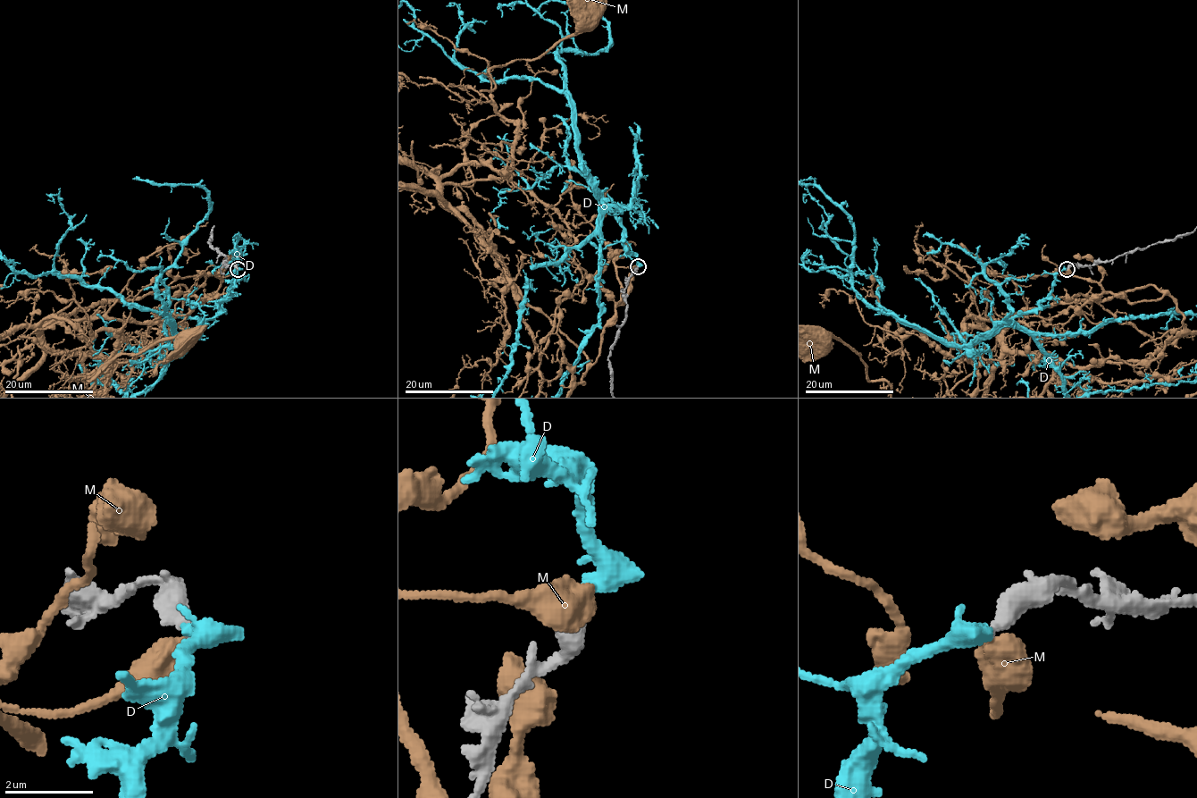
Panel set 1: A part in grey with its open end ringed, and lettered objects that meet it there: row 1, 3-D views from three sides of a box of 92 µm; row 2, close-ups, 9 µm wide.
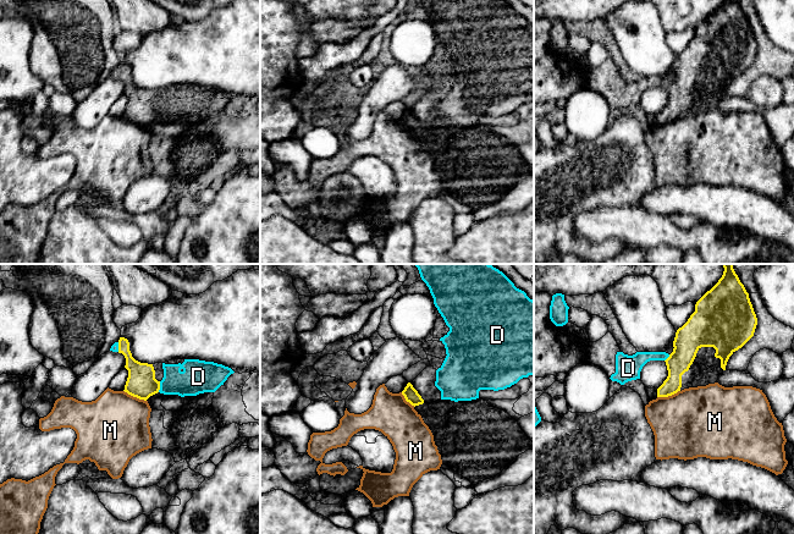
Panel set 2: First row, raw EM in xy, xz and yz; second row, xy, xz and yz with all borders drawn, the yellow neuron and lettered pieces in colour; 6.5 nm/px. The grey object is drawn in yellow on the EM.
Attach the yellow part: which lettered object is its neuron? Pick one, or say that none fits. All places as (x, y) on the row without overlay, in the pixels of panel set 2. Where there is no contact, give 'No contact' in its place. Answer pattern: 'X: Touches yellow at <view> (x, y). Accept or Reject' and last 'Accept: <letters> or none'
D: Touches yellow at xy (159, 113). Accept
M: Touches yellow at xy (134, 122). Reject
Accept: D

